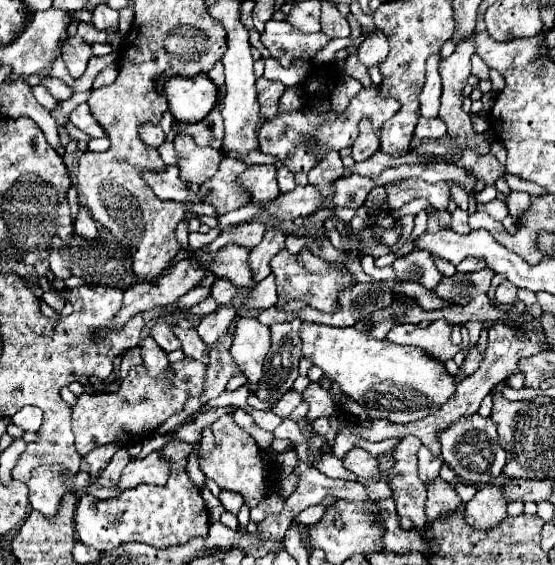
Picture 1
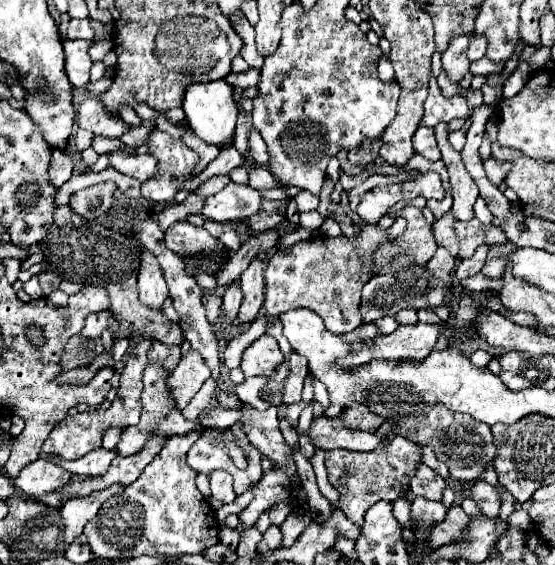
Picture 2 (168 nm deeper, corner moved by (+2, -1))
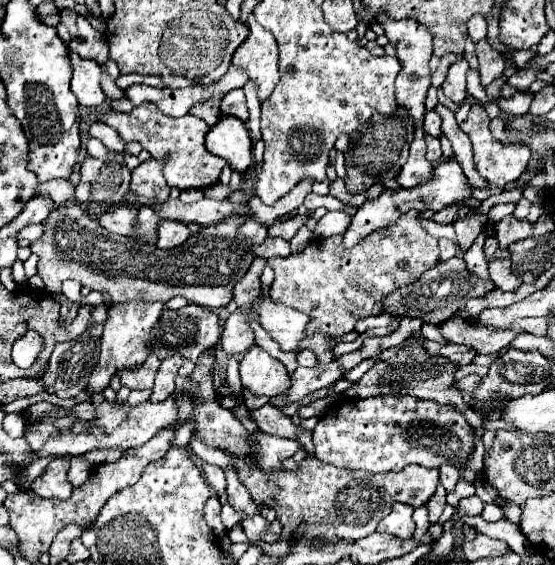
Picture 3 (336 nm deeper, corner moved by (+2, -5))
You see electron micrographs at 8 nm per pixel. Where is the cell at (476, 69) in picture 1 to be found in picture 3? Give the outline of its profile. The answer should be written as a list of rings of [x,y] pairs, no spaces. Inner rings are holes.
[[[474,16],[472,22],[468,22],[468,32],[472,42],[480,42],[486,38],[486,20],[484,16]]]

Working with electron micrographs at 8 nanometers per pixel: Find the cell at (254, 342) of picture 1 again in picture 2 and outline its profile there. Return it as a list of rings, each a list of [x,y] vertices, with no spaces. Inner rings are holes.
[[[262,334],[246,348],[240,368],[244,376],[272,376],[282,362],[284,354],[280,352],[278,342],[272,336]]]

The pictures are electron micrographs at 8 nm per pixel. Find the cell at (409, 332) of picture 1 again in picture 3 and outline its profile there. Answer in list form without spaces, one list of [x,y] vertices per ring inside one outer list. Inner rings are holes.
[[[474,240],[474,244],[464,254],[464,262],[466,262],[466,268],[470,270],[470,274],[474,274],[476,278],[480,278],[484,282],[492,282],[488,276],[488,268],[486,268],[488,262],[482,254],[482,244],[484,244],[484,240]]]

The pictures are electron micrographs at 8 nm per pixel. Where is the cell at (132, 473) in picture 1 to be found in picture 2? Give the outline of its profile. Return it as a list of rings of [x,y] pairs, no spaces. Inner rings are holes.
[[[112,486],[112,488],[106,488],[102,492],[94,492],[86,498],[74,498],[74,500],[64,502],[64,506],[60,508],[60,514],[62,514],[62,542],[66,546],[70,546],[76,540],[76,536],[82,534],[82,528],[86,526],[86,522],[96,516],[102,502],[108,500],[110,496],[122,492],[122,490],[124,490],[122,486]]]

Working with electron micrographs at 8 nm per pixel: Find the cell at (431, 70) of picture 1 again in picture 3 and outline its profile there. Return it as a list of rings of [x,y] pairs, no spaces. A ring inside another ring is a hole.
[[[428,110],[424,116],[424,132],[438,138],[440,136],[440,116],[436,110]]]

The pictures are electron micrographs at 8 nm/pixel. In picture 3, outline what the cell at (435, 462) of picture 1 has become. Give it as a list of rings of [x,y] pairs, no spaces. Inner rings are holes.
[[[438,486],[436,488],[436,494],[426,502],[430,522],[438,522],[442,510],[444,510],[444,504],[446,504],[446,490],[444,490],[444,486]]]

